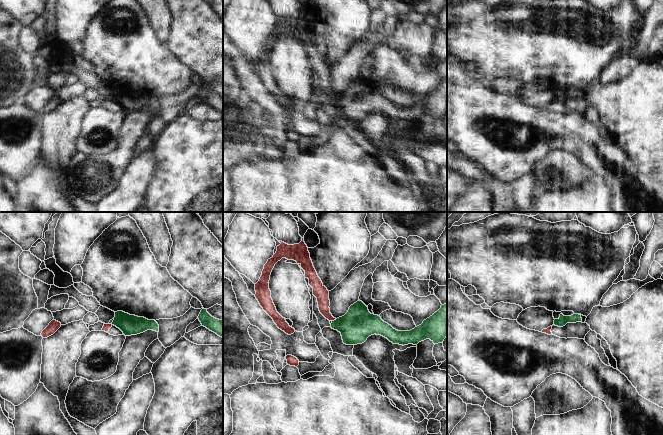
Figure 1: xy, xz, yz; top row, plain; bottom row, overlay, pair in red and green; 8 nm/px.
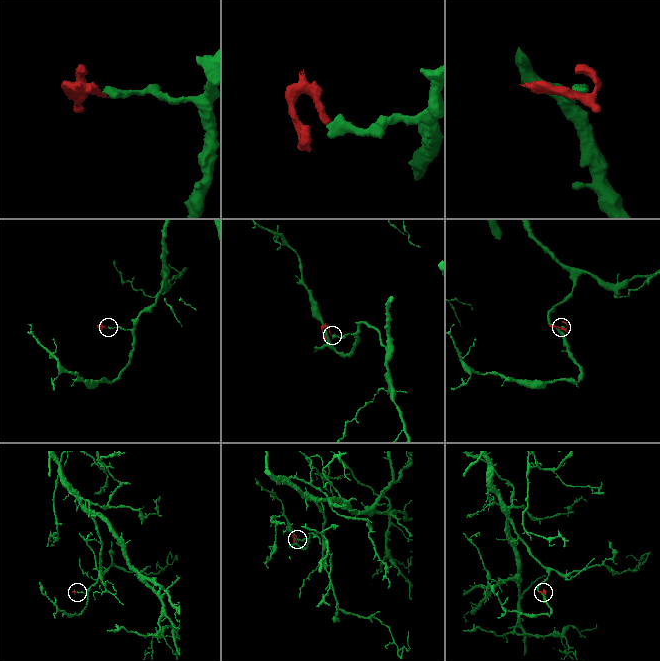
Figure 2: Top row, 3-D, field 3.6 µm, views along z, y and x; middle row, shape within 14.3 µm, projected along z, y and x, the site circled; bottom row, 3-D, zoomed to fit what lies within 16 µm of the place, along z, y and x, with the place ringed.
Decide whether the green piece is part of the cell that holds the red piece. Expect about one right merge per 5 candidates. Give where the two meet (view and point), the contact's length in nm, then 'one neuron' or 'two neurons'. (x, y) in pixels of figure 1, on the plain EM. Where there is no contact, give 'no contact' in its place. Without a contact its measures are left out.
meets red in xz at (334, 95); contact 40 nm long; two neurons

